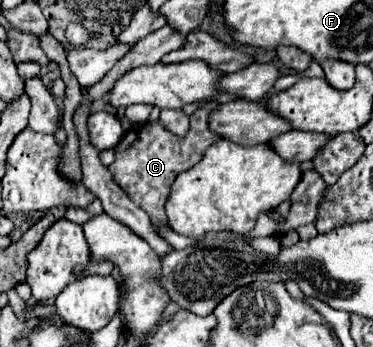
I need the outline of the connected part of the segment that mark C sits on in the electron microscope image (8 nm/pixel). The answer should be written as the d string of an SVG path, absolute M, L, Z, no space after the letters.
M211 100L203 104L199 110L195 110L191 116L189 132L185 136L175 136L173 132L167 132L167 128L163 128L163 122L157 120L133 126L115 146L115 162L109 166L109 172L113 180L123 188L123 192L149 214L151 224L155 228L159 228L161 224L169 226L165 214L165 202L177 174L193 168L193 164L197 164L203 158L205 150L213 142L217 142L219 136L215 136L211 128L207 128L207 120L217 106L219 102Z

